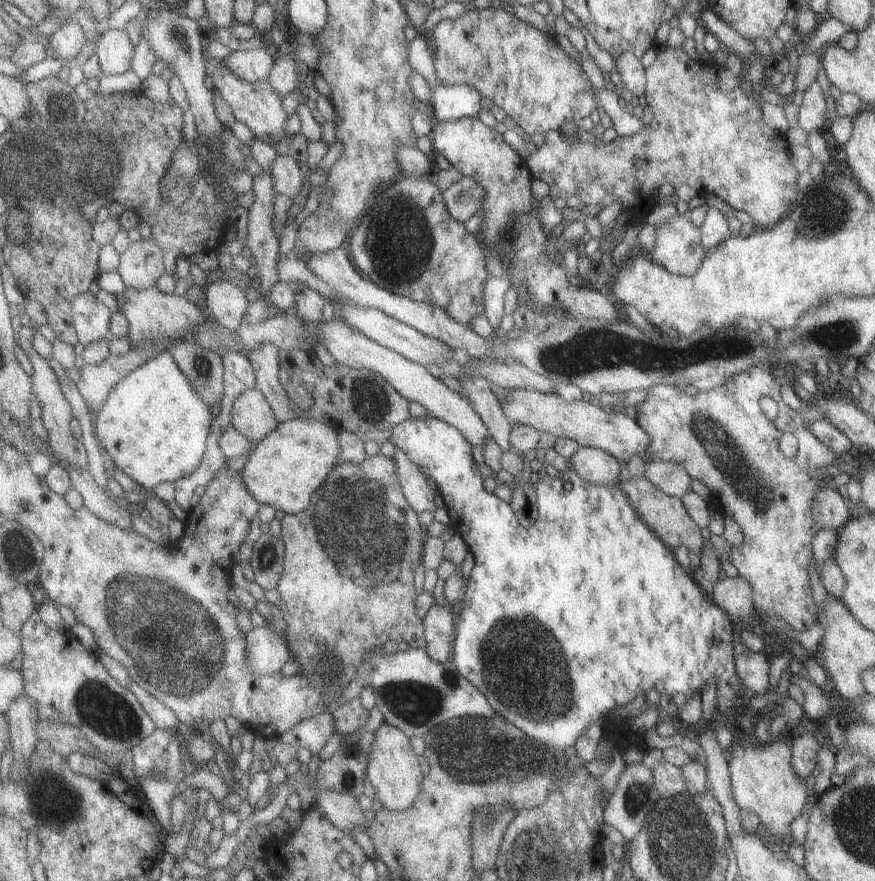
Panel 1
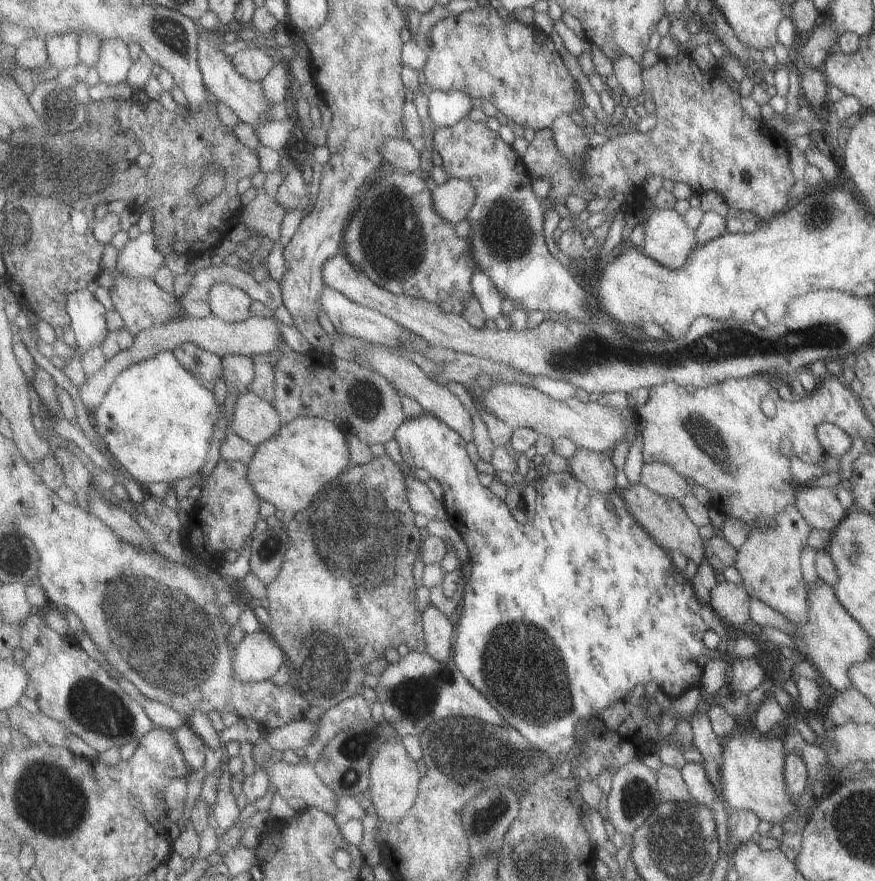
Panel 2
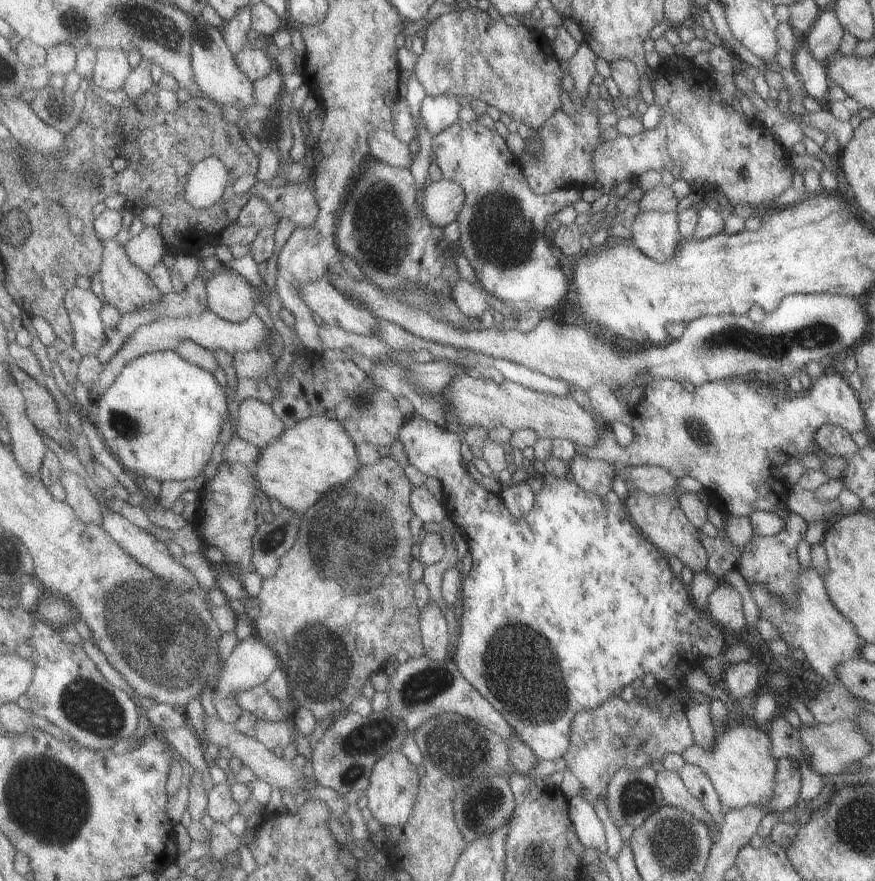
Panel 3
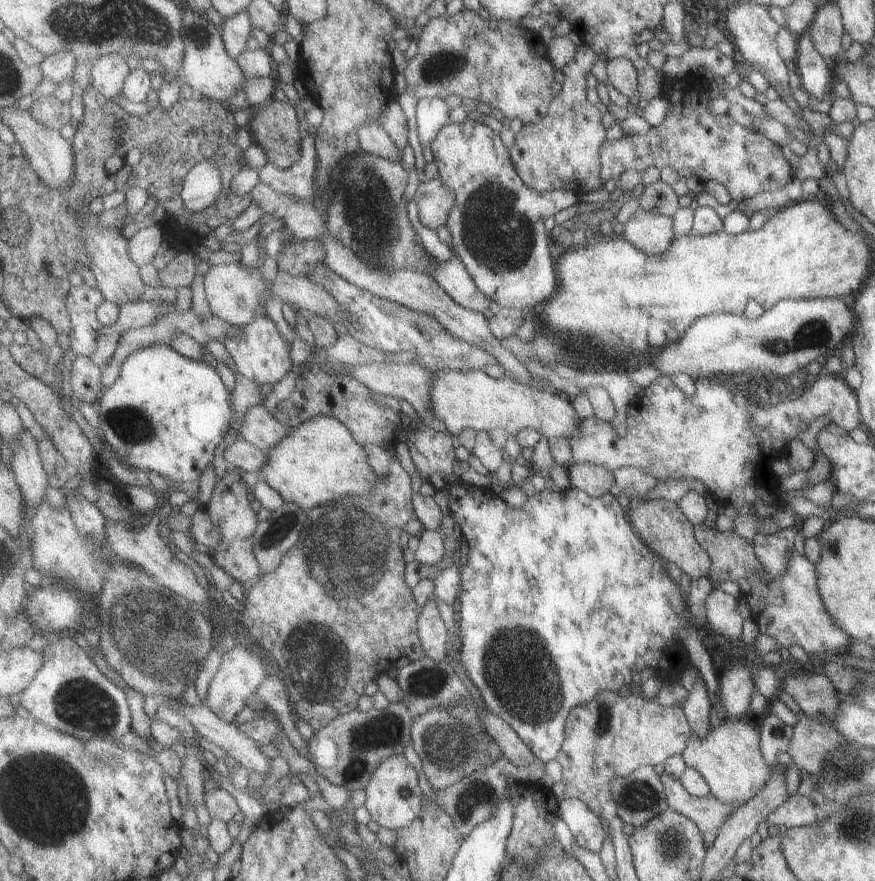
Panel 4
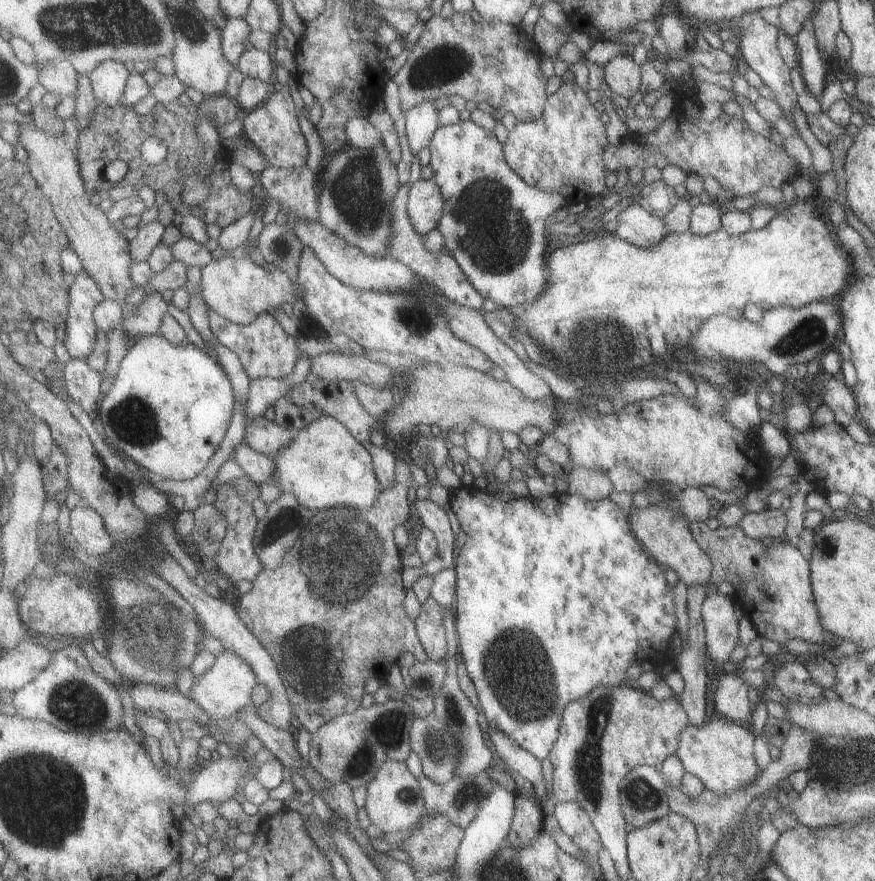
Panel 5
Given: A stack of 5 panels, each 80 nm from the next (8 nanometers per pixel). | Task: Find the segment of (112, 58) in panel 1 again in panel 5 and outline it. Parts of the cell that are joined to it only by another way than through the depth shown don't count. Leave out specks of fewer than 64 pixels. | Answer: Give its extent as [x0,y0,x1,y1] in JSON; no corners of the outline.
[90,60,131,105]

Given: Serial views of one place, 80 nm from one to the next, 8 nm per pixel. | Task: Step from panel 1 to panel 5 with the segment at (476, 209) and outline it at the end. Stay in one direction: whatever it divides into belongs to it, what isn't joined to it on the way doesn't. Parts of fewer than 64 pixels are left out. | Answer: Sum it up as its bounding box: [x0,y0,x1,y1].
[408,179,446,235]

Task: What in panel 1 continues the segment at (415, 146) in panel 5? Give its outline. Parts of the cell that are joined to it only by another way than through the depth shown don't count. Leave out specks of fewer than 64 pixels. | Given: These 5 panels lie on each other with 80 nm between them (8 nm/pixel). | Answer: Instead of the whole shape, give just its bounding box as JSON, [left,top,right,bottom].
[431,84,483,122]

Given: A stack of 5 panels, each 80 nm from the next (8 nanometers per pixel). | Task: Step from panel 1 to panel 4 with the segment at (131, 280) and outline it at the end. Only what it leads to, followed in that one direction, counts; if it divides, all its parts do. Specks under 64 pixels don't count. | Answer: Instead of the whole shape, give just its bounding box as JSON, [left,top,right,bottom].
[129,223,165,268]

